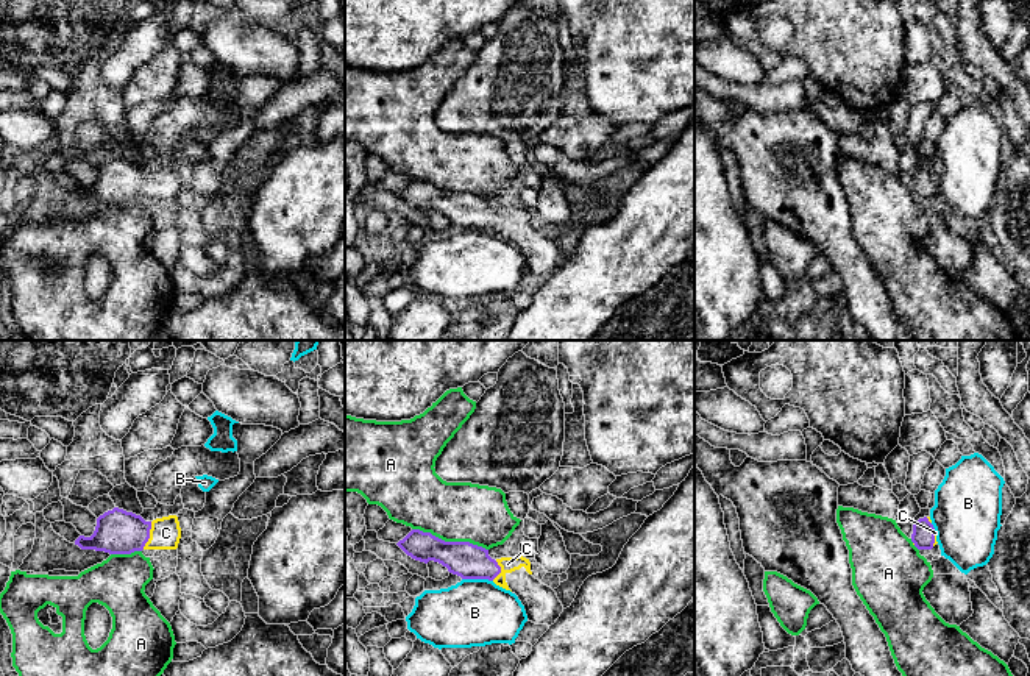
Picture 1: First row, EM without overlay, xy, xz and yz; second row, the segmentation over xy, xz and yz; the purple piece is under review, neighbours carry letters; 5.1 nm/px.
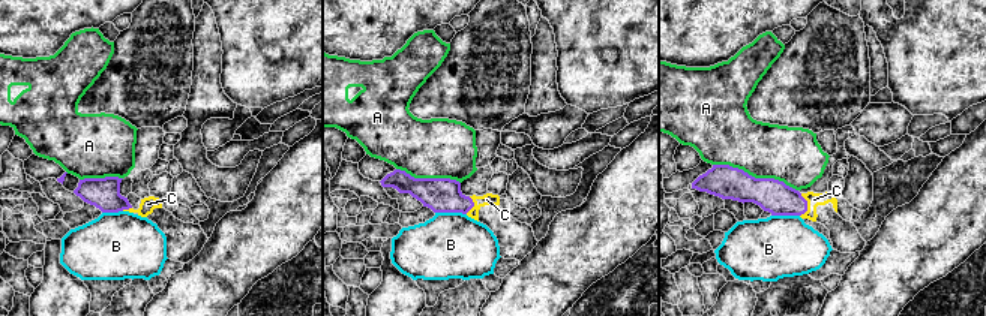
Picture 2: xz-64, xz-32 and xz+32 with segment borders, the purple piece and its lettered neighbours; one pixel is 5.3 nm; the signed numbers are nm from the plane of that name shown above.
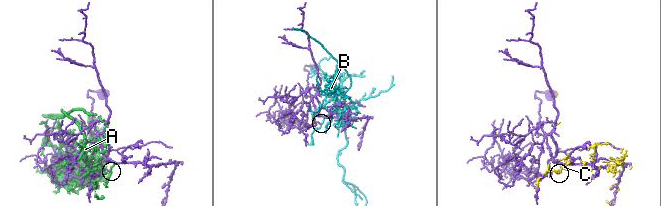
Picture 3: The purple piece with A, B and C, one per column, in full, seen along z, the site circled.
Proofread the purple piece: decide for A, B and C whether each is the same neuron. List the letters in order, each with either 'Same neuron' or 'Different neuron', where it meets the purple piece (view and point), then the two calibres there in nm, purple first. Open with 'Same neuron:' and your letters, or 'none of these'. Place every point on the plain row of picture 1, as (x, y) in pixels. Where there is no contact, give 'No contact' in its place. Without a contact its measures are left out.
Same neuron: C
A: Different neuron. Touches purple at xz (450, 192). Thickness 180 nm (purple) against 300 nm
B: Different neuron. Touches purple at xz (478, 228). Thickness 180 nm (purple) against 360 nm
C: Same neuron. Touches purple at xy (149, 186). Thickness 220 nm (purple) against 160 nm

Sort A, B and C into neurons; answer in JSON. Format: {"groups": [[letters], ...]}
{"groups": [["A"], ["B"], ["C"]]}

